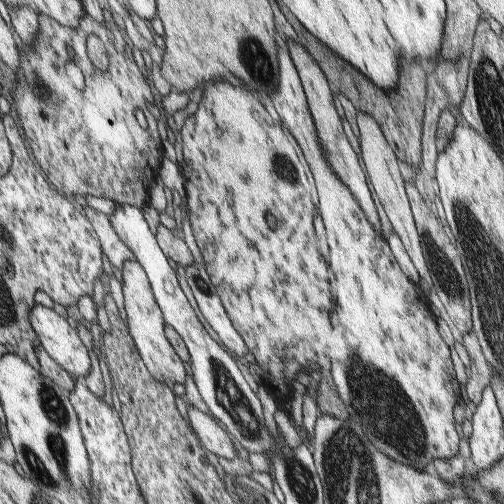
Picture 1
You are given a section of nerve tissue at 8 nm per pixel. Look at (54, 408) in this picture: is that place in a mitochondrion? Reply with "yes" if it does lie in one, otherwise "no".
yes

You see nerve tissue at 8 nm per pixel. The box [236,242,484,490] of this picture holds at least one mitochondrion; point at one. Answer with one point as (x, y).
(381, 405)

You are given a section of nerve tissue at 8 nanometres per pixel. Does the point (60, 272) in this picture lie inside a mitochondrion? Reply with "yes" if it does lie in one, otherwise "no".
no

